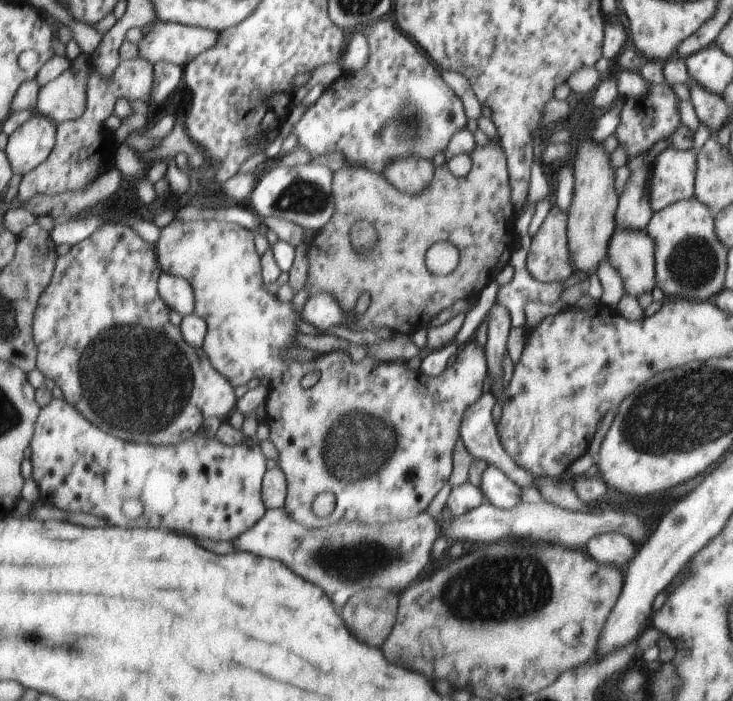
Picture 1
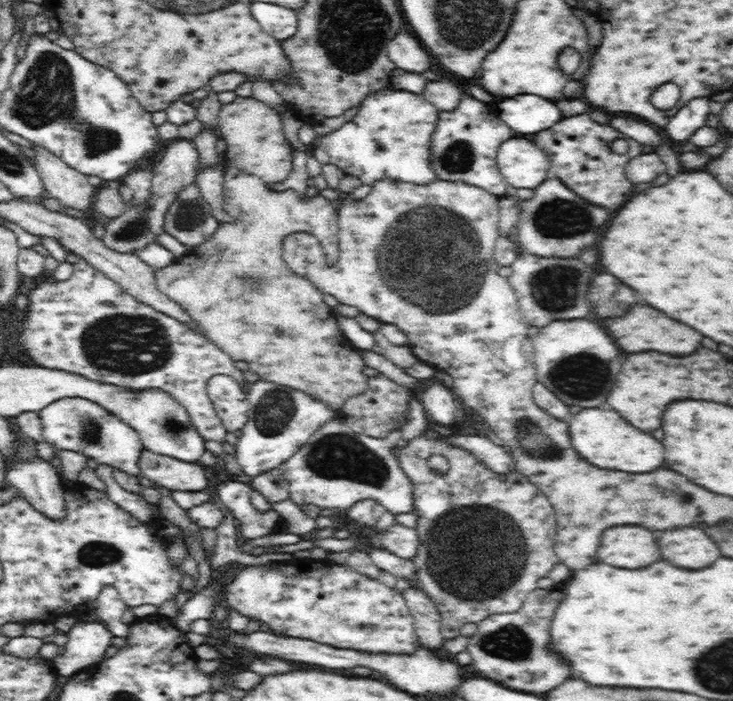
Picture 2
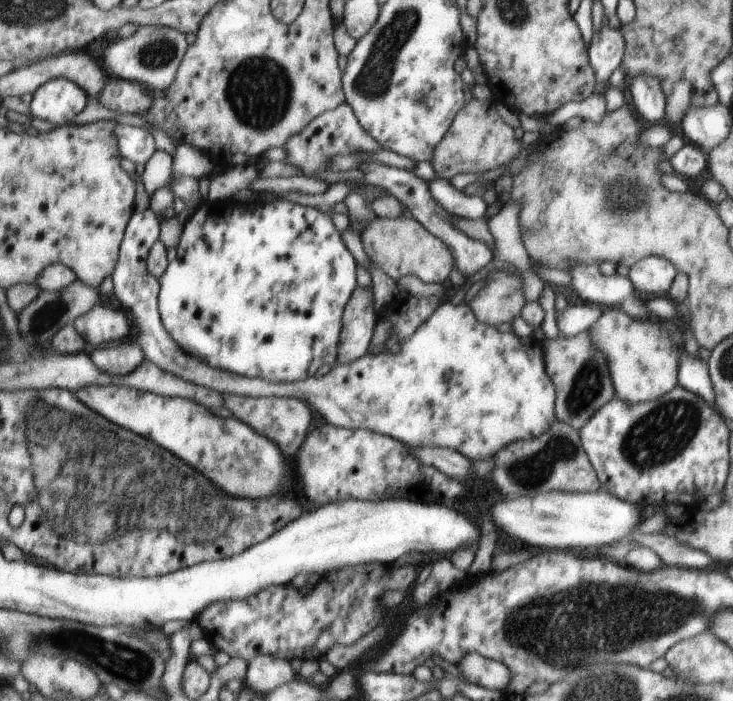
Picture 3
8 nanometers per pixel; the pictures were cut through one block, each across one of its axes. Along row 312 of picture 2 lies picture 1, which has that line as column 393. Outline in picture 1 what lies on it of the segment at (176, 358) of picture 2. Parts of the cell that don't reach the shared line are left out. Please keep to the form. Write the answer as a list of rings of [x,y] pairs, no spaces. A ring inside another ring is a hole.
[[[392,18],[377,20],[369,27],[364,27],[361,30],[362,34],[366,37],[369,46],[369,59],[367,60],[367,63],[354,73],[343,73],[343,75],[341,75],[335,82],[331,83],[329,88],[326,89],[326,93],[323,94],[316,103],[306,107],[300,120],[292,126],[291,133],[298,139],[296,148],[300,146],[305,148],[313,160],[326,159],[331,155],[331,152],[340,152],[340,154],[343,154],[343,158],[349,163],[349,166],[345,167],[366,169],[371,173],[378,173],[384,177],[385,168],[391,161],[399,161],[400,159],[406,158],[410,159],[411,157],[414,159],[432,160],[435,154],[444,152],[453,134],[456,134],[456,132],[466,127],[466,122],[468,122],[468,120],[466,120],[464,106],[462,106],[460,98],[456,98],[456,94],[444,84],[444,80],[440,78],[436,66],[426,58],[426,54],[422,54],[422,52],[416,48],[416,44],[414,44],[410,38],[406,38],[396,26],[394,26],[394,30],[392,30],[392,23]]]

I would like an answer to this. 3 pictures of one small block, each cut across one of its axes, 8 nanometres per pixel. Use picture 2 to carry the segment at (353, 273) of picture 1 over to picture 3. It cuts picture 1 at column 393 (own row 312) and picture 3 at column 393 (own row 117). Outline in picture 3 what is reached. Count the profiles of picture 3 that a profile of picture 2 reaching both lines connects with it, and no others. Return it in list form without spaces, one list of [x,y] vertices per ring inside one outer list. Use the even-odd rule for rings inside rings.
[[[376,216],[361,232],[361,240],[371,263],[386,272],[395,281],[412,274],[426,284],[428,282],[443,284],[456,264],[454,256],[450,254],[450,250],[444,246],[442,240],[438,240],[422,224],[418,224],[416,220],[410,220],[406,216],[394,219]]]

